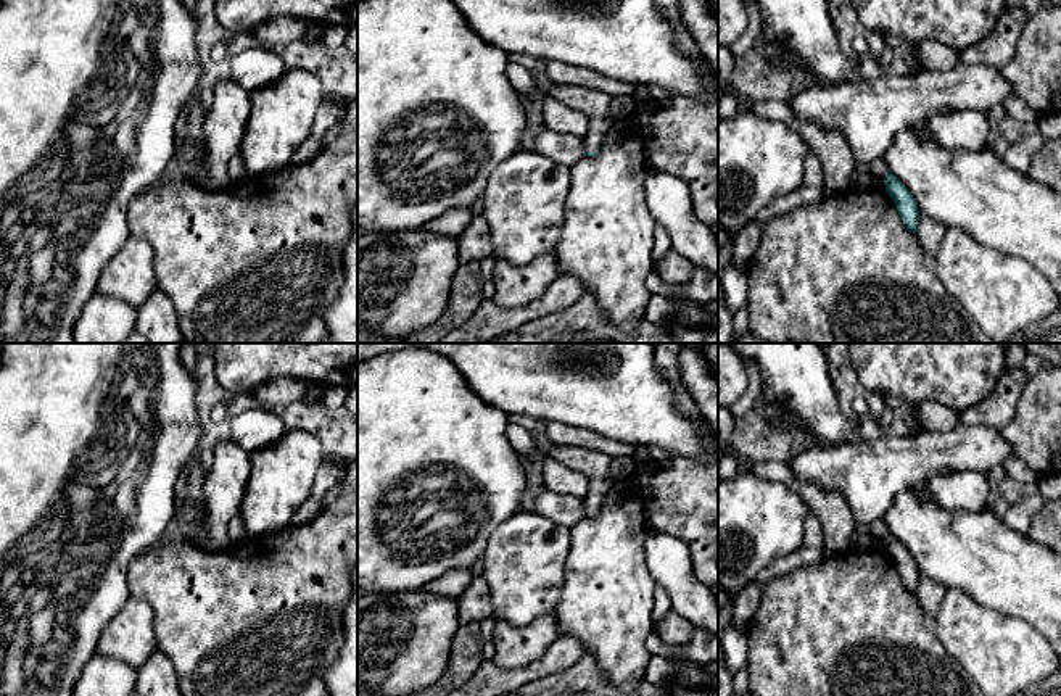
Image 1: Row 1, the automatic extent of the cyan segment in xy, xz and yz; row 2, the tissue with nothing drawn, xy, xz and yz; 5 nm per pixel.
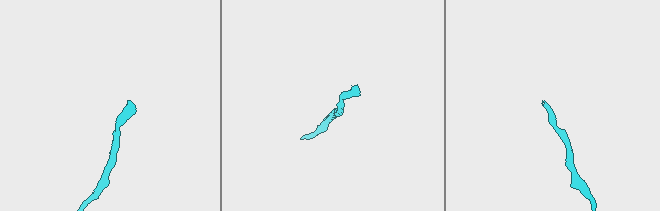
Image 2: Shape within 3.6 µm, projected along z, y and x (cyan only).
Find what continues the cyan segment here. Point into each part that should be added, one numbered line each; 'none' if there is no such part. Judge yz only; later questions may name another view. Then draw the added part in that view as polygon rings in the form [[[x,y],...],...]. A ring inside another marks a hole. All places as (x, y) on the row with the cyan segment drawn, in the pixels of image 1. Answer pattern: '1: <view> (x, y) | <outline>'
1: yz (878, 171) | [[[881,160],[871,161],[869,176],[871,176],[873,185],[879,185],[887,176],[886,164]]]

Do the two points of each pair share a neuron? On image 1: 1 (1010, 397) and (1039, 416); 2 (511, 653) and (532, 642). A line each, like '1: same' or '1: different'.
1: different
2: same

